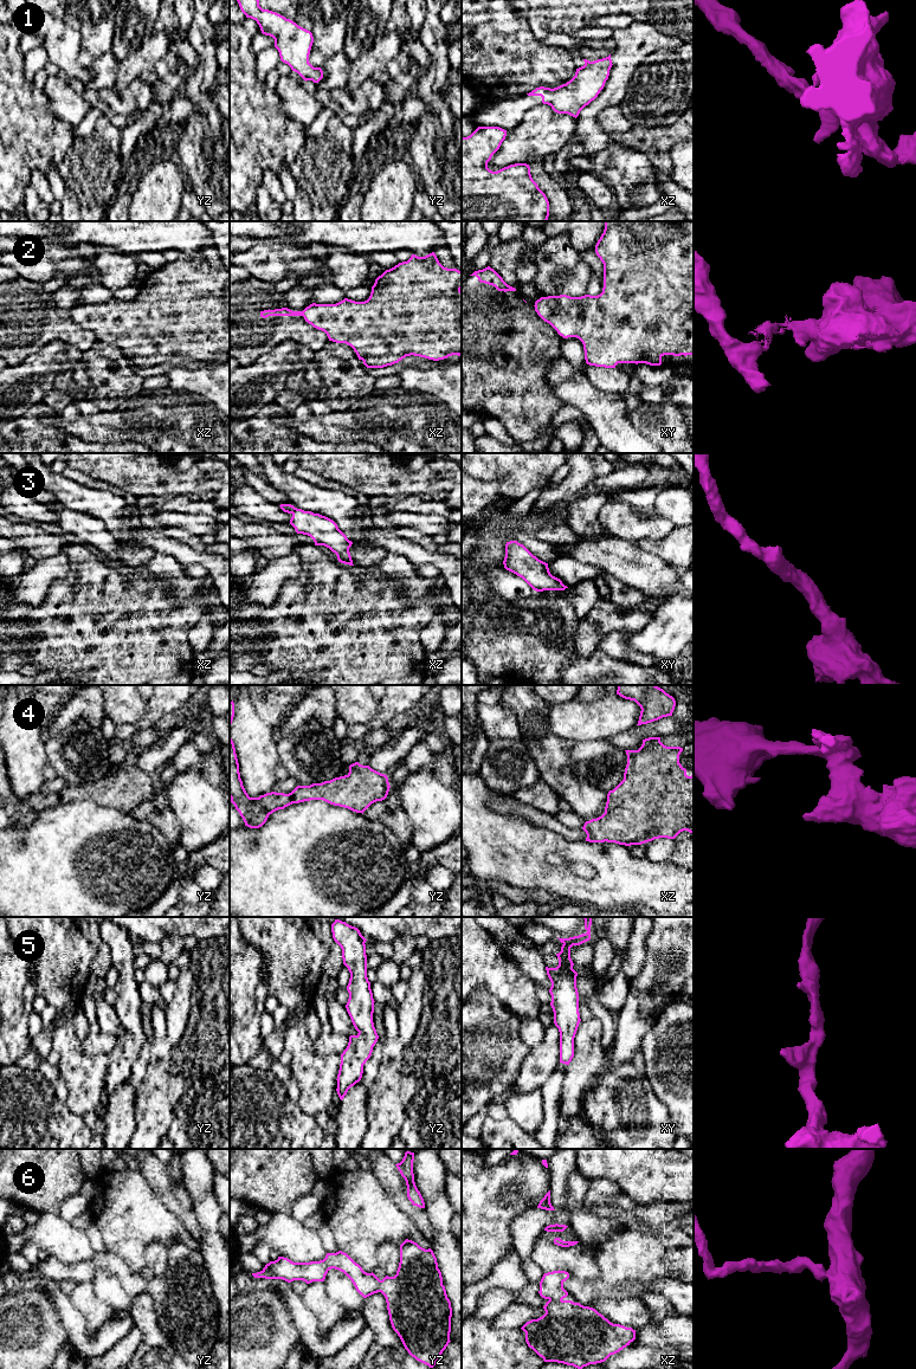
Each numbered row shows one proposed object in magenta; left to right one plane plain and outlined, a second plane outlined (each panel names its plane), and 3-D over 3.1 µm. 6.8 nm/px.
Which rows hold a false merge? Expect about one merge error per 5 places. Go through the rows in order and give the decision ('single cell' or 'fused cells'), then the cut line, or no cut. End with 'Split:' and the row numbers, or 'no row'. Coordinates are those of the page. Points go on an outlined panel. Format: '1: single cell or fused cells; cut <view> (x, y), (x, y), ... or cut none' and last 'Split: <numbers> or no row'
1: single cell; cut none
2: fused cells; cut xz (302, 311), (303, 315)
3: single cell; cut none
4: single cell; cut none
5: single cell; cut none
6: single cell; cut none
Split: 2

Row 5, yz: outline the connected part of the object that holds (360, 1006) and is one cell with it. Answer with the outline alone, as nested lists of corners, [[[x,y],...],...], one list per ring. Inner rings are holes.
[[[340,919],[331,924],[331,932],[334,941],[342,949],[343,964],[350,973],[346,1008],[359,1032],[349,1037],[348,1046],[341,1054],[336,1091],[342,1100],[348,1090],[361,1080],[363,1065],[370,1058],[379,1035],[373,1022],[375,1001],[367,977],[367,939],[357,928]]]

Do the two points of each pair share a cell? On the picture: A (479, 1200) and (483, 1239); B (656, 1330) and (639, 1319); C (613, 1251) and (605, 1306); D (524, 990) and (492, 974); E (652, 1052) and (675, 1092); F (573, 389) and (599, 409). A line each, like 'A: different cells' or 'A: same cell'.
A: same cell
B: different cells
C: different cells
D: same cell
E: same cell
F: same cell

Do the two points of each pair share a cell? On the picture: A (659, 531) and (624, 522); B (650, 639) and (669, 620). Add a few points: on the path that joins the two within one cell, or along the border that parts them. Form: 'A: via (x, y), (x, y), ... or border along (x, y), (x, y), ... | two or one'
A: via (651, 529), (632, 529) | one
B: via (655, 634), (664, 625) | one

